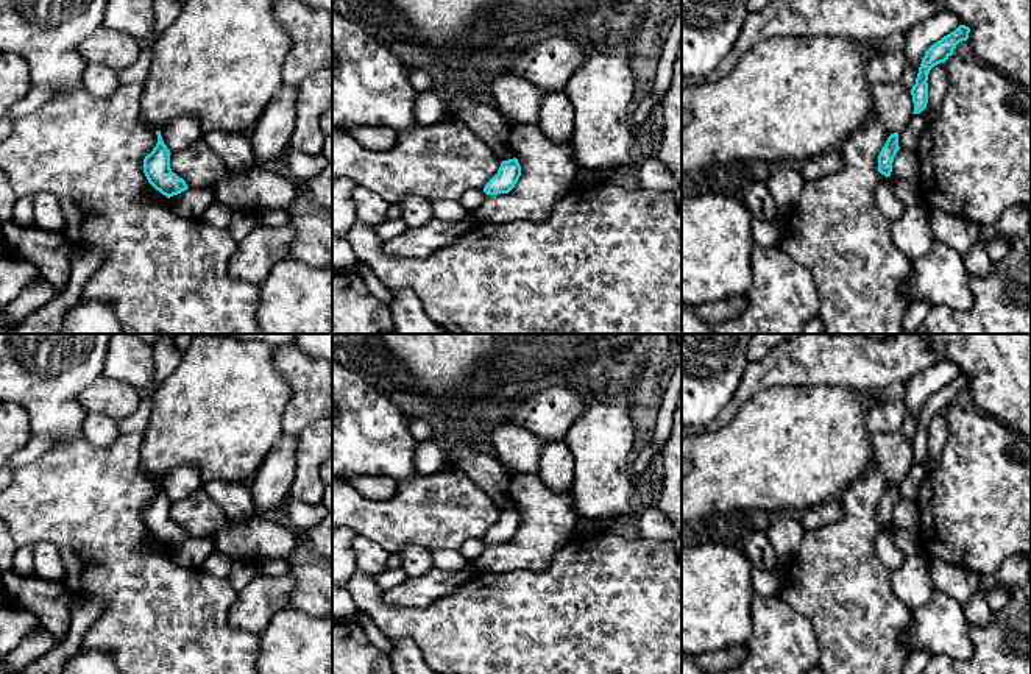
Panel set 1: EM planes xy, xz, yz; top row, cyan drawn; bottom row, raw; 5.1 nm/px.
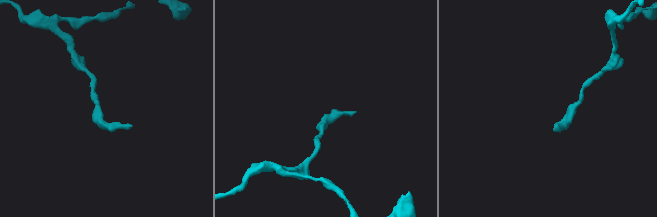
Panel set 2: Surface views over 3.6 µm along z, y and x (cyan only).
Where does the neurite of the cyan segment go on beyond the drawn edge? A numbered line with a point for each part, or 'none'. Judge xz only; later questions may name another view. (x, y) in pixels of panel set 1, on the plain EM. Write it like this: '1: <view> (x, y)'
none

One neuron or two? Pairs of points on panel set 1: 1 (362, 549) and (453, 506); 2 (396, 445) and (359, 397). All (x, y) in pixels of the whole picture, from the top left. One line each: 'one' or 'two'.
1: two
2: one

